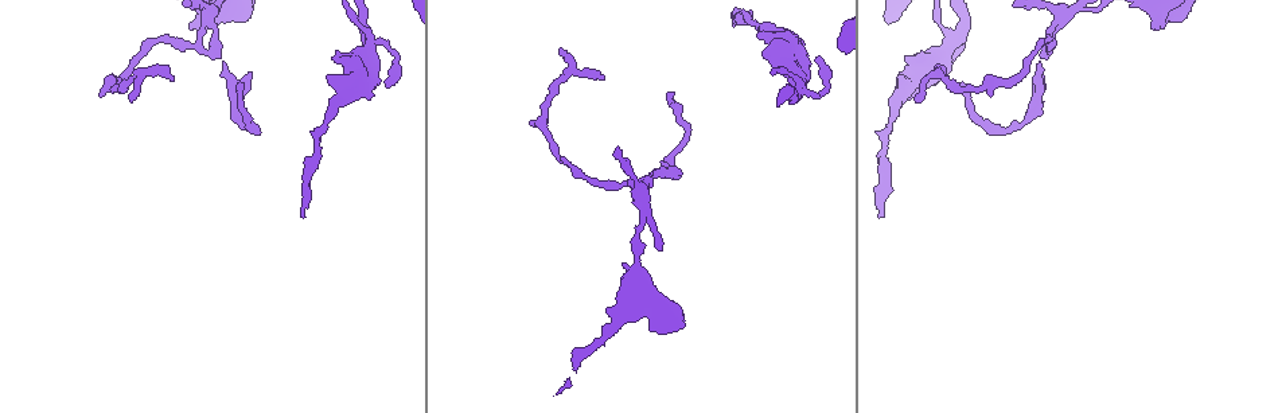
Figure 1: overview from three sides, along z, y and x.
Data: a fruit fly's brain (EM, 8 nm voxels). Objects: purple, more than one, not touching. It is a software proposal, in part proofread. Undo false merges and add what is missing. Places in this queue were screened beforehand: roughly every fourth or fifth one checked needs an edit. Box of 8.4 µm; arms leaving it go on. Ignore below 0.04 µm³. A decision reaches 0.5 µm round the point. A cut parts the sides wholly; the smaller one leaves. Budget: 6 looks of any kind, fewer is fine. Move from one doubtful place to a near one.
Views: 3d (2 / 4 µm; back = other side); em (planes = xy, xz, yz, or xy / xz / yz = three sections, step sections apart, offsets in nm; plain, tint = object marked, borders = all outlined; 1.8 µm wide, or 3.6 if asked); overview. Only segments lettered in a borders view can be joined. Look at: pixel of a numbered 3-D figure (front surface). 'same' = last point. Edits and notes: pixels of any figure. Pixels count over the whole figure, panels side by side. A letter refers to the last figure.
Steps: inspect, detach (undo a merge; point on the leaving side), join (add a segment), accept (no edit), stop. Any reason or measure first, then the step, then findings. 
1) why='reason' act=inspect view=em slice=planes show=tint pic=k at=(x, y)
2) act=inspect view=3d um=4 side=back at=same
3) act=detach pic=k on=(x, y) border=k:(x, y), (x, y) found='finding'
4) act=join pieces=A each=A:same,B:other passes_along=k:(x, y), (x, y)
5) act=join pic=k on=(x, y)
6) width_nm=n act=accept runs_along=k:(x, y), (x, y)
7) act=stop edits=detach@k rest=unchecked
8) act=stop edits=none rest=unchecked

why='stops while still wide' act=inspect view=3d um=2 pic=1 at=(1157, 28)

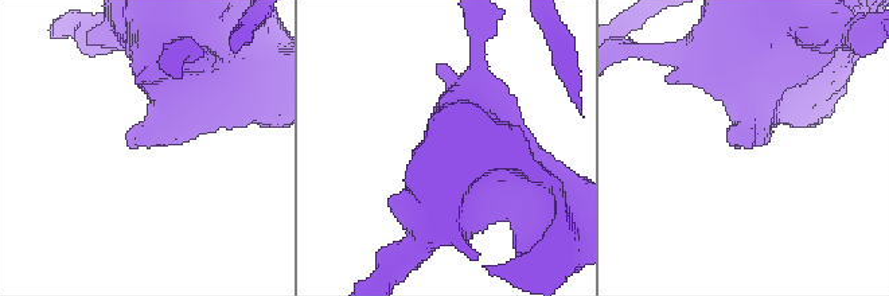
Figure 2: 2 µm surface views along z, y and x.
act=inspect view=em slice=xz step=8 show=tint pic=2 at=(130, 148)

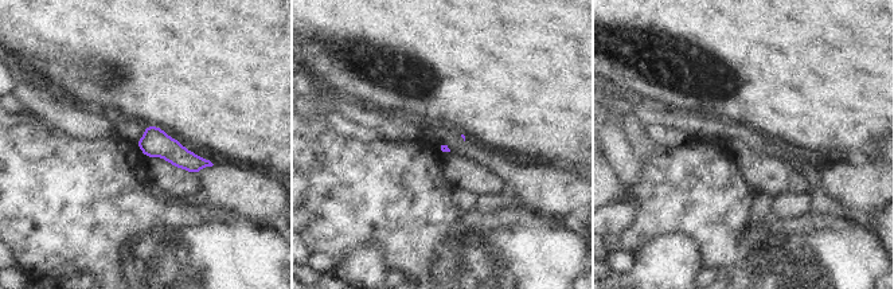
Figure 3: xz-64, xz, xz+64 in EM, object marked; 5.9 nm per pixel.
act=inspect view=em slice=planes show=borders at=same

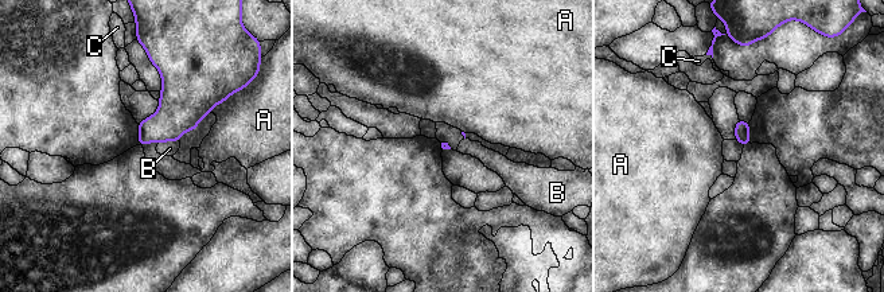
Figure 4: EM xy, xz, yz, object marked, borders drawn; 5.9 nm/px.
act=accept each=A:other,B:other,C:other border=4:(178, 140), (167, 140), (158, 144) found='none of them fits'

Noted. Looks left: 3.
why='an open end' act=inspect view=3d um=2 pic=1 at=(643, 179)

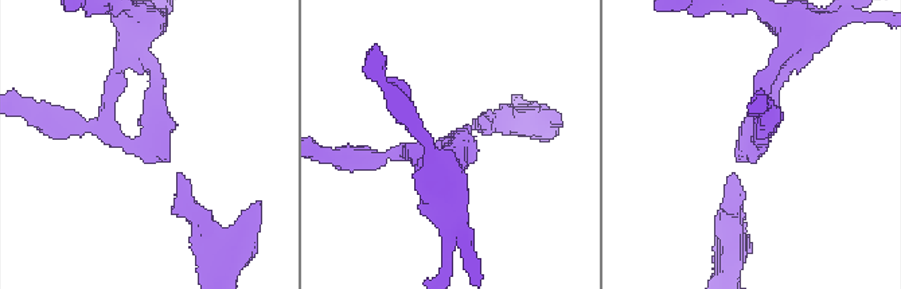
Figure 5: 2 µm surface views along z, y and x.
why='shape alone is not enough' act=inspect view=em slice=xz step=16 show=tint pic=5 at=(140, 158)

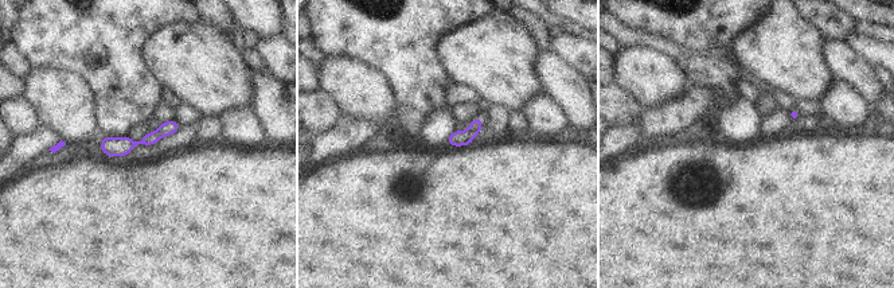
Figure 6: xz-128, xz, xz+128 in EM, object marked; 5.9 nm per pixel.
why='another direction' act=inspect view=em slice=planes show=borders at=same

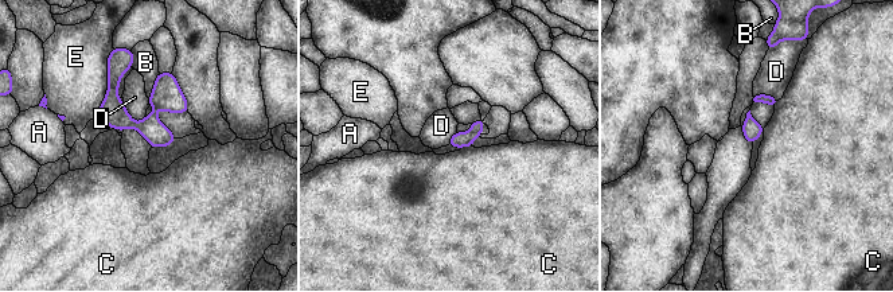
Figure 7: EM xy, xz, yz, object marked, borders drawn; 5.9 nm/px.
act=detach pic=7 on=(460, 139) each=A:other,B:other,C:other,D:other,E:other part_leaving=7:(128, 63), (113, 78), (113, 106), (164, 143) found='two cells meet here'

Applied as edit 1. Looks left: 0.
act=stop edits=detach@7 rest=unchecked

